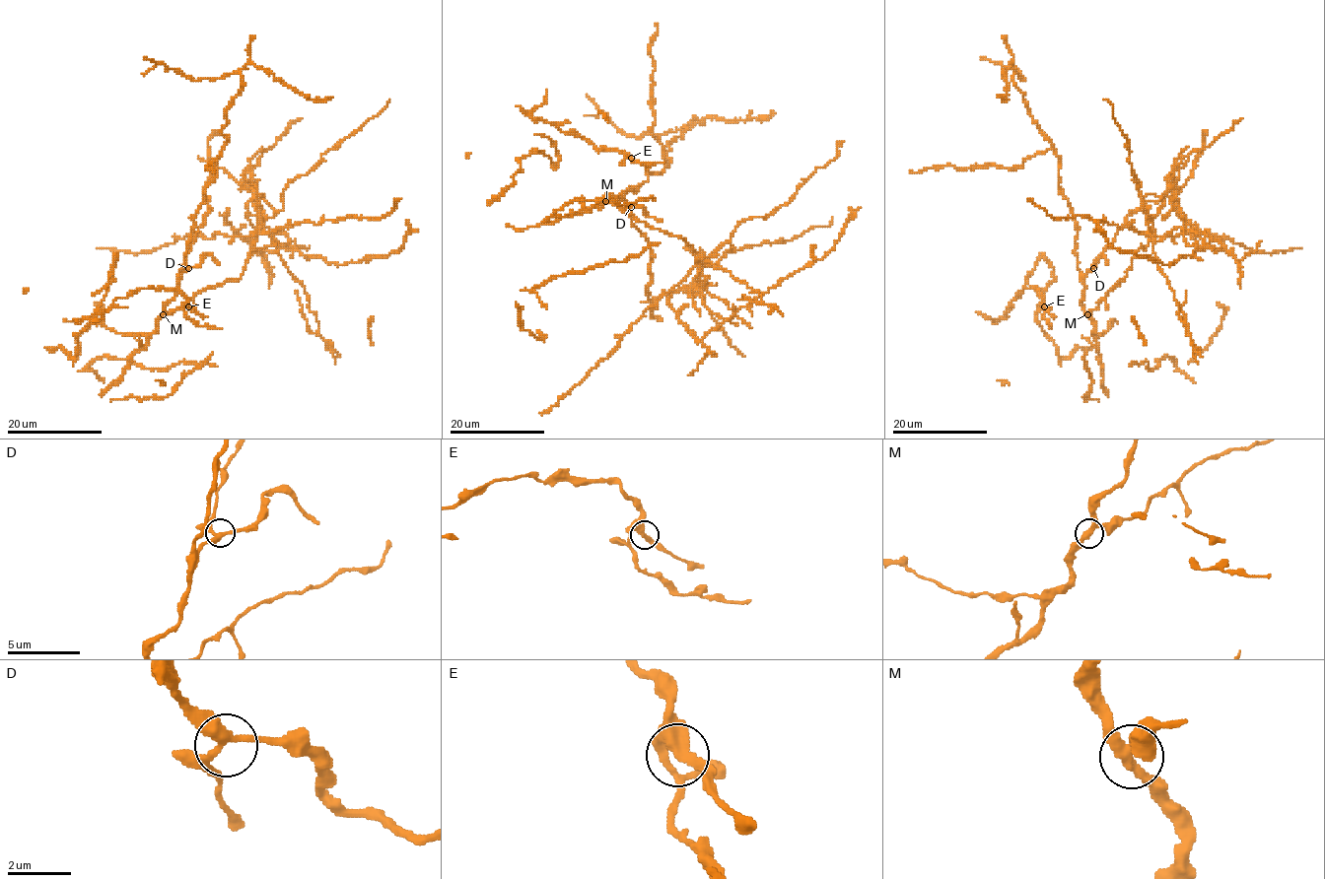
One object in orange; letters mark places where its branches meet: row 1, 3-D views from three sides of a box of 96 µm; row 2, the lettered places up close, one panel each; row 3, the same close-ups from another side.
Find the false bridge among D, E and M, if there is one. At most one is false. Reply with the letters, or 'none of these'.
M

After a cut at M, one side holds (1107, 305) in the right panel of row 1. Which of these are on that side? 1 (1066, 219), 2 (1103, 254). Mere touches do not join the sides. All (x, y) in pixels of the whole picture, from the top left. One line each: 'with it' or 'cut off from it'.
1: with it
2: cut off from it

